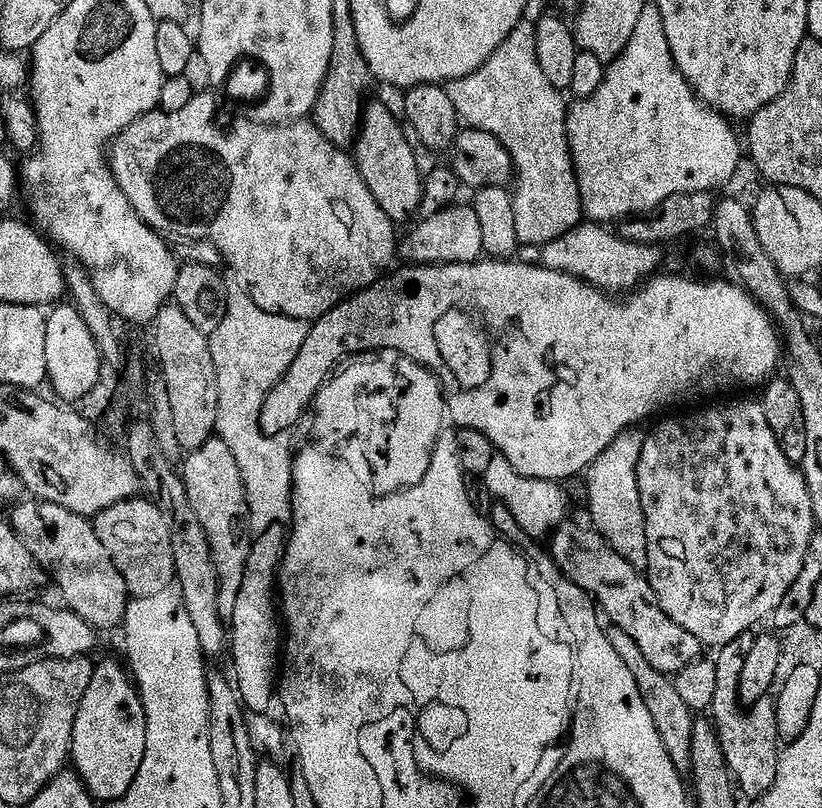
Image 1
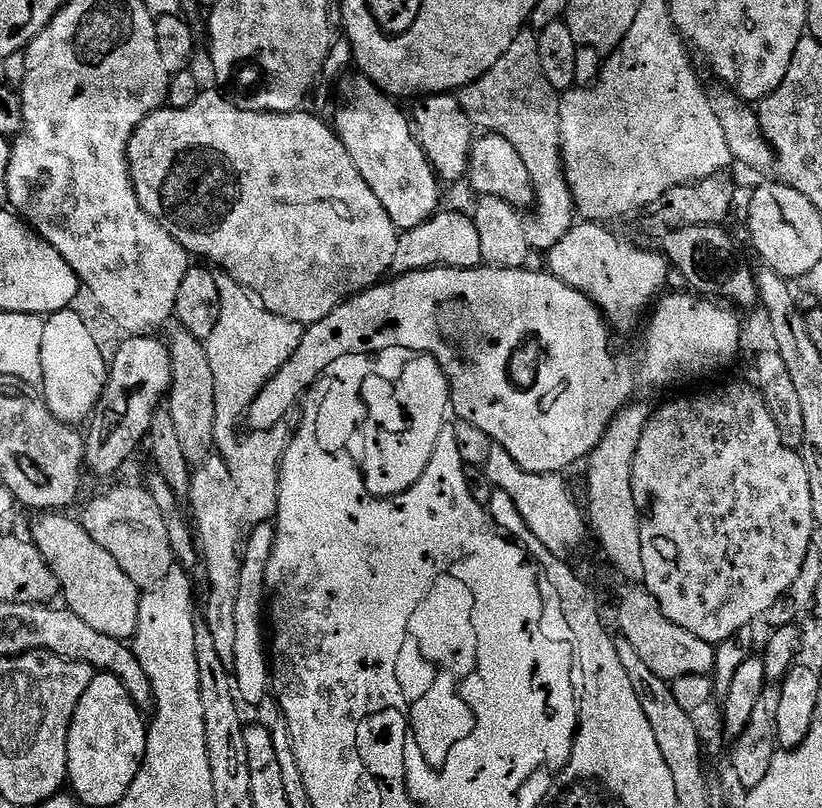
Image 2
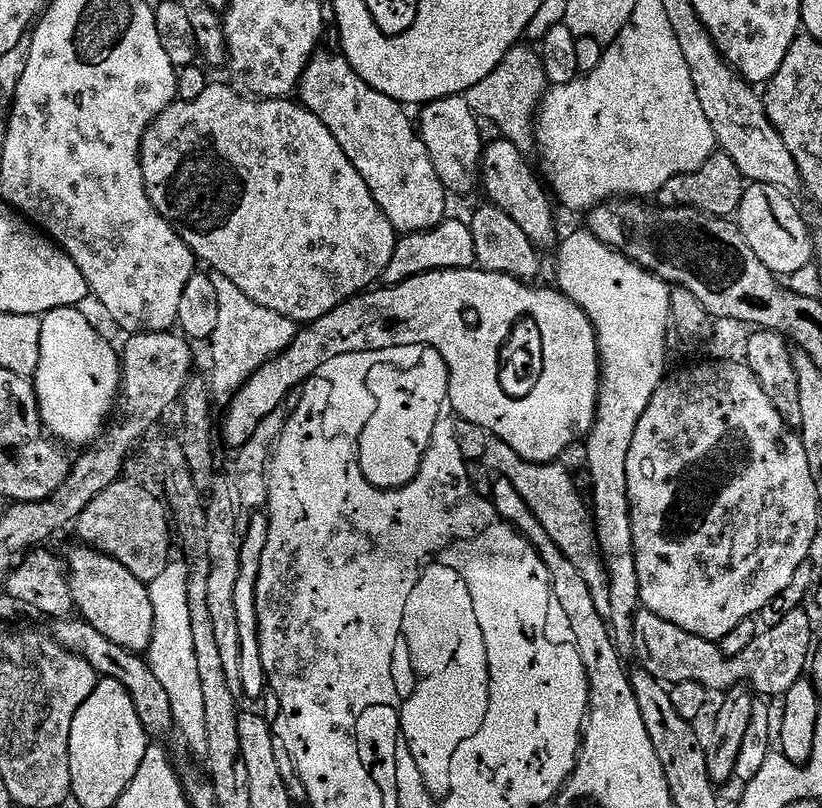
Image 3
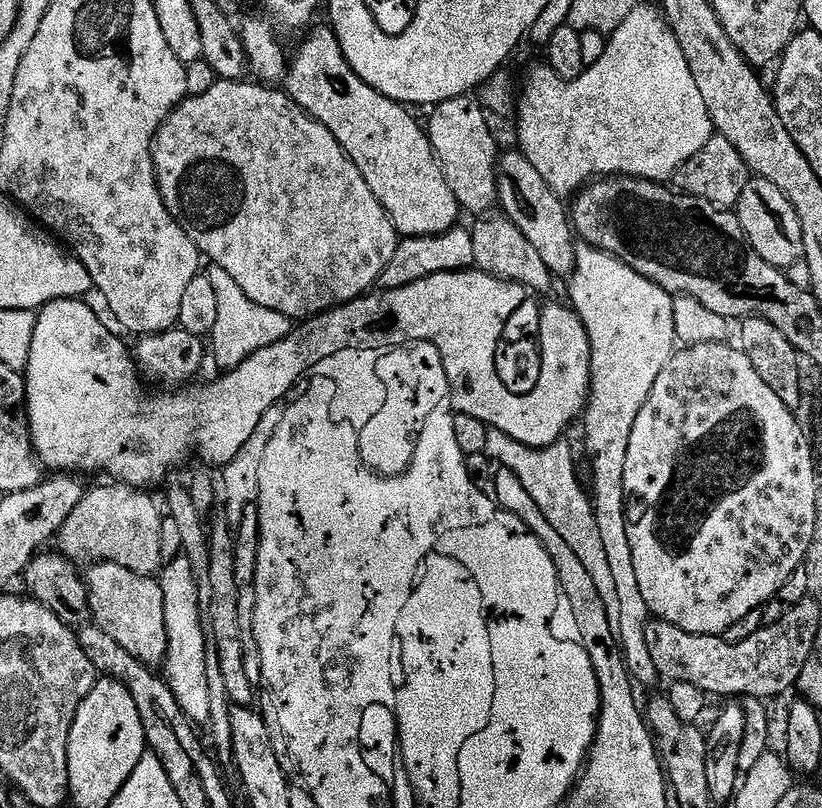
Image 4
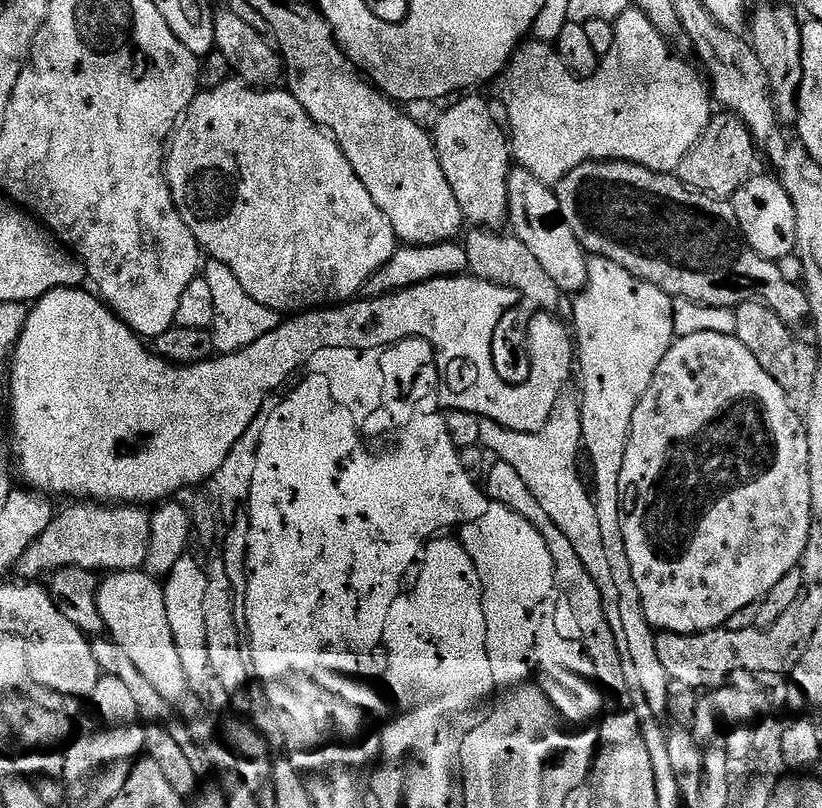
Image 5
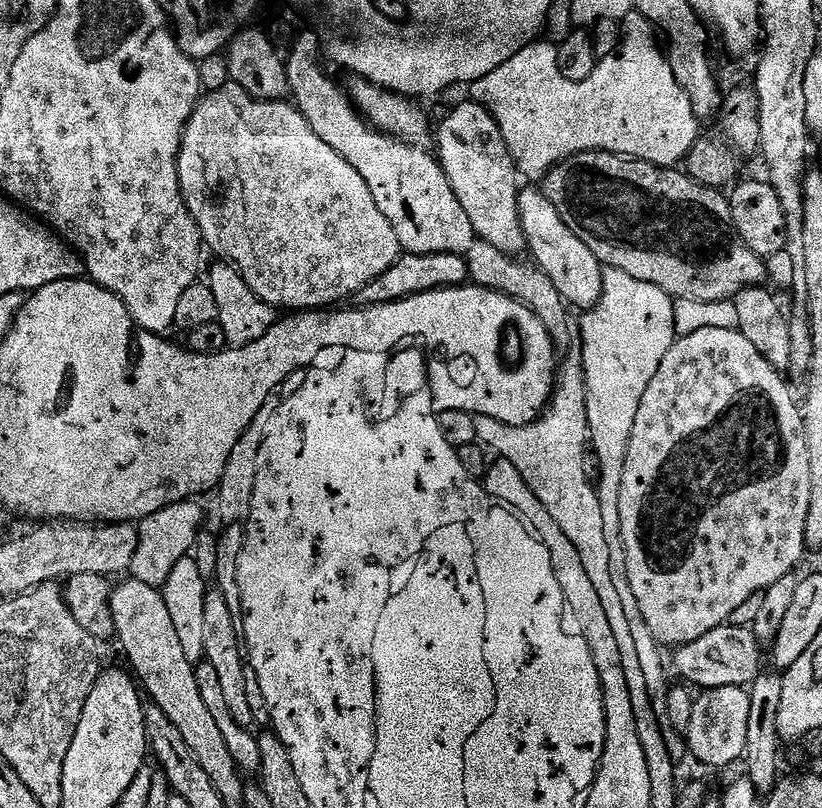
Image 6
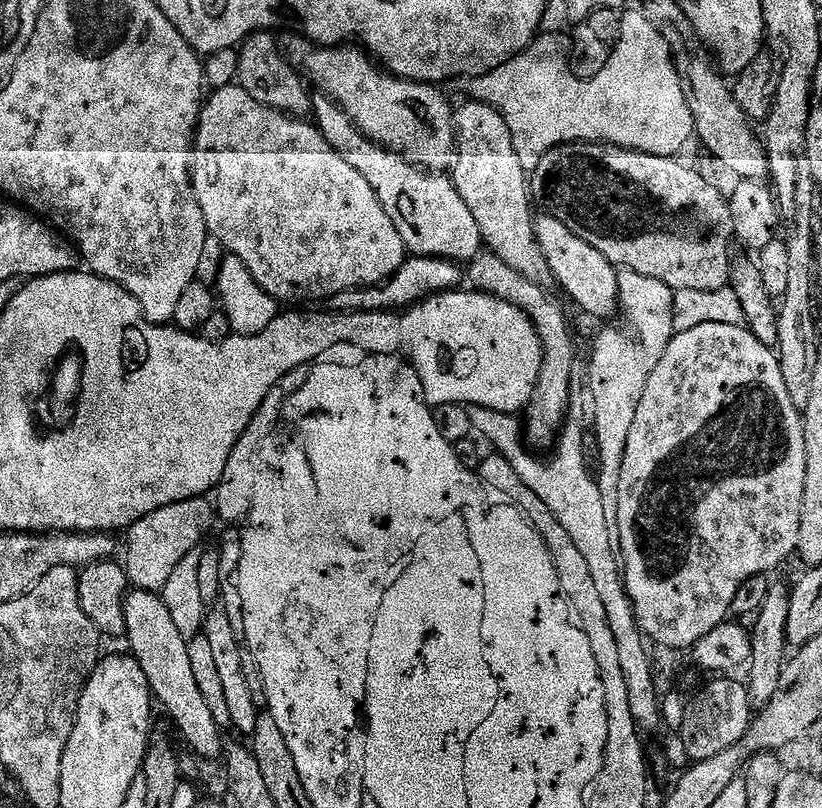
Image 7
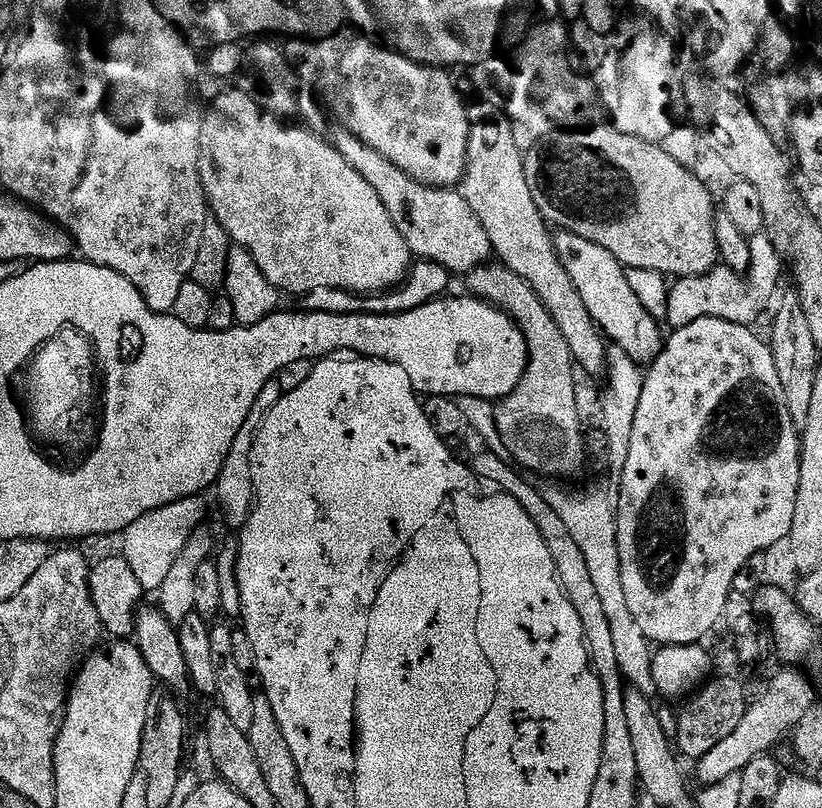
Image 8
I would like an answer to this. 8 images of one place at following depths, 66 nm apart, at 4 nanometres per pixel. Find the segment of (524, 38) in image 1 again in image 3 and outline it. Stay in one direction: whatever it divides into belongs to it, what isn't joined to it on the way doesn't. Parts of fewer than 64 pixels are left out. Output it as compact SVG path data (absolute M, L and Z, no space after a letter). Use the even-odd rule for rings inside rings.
M515 44L506 58L502 58L502 62L498 62L498 66L494 66L494 70L486 74L486 78L482 78L478 86L466 93L466 99L481 121L489 120L500 131L497 133L503 139L518 146L520 152L528 154L531 153L531 148L533 151L537 147L538 113L550 85L539 51L535 47L527 48L526 44Z

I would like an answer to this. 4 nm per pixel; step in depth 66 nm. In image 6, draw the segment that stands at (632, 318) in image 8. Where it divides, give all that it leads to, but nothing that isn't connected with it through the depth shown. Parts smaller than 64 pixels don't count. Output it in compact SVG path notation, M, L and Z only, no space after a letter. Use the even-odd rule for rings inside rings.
M528 186L521 191L518 210L528 243L527 251L532 252L531 259L536 267L547 274L554 286L558 286L558 294L562 294L562 298L573 309L593 308L600 300L604 285L604 268L594 250L590 250L590 246L586 246L586 242L582 242L582 238L578 238L574 230L566 226L566 222L562 222L558 210L554 210L554 206L544 197L539 187Z

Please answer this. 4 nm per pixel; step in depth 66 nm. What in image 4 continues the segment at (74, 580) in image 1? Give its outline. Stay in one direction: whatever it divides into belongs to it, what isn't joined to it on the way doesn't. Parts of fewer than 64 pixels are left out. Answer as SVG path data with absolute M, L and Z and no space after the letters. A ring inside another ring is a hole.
M96 562L89 572L83 573L88 586L88 611L90 620L101 628L122 650L130 650L134 658L143 664L156 666L161 663L166 651L166 622L164 621L164 603L159 583L151 576L139 576L126 566Z

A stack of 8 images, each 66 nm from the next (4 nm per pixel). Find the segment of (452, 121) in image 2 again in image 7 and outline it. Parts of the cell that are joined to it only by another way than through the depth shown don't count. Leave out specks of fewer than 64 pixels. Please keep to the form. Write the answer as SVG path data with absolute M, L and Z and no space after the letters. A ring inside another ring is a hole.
M468 102L464 109L454 116L456 125L456 159L450 169L450 179L455 184L458 194L462 194L462 202L470 206L470 214L474 214L474 222L478 222L480 239L506 266L518 270L530 282L546 289L553 287L554 281L550 262L546 262L546 254L542 254L542 246L536 241L536 222L534 204L530 199L530 176L522 166L518 154L514 150L514 142L510 138L510 130L497 108L489 104Z

